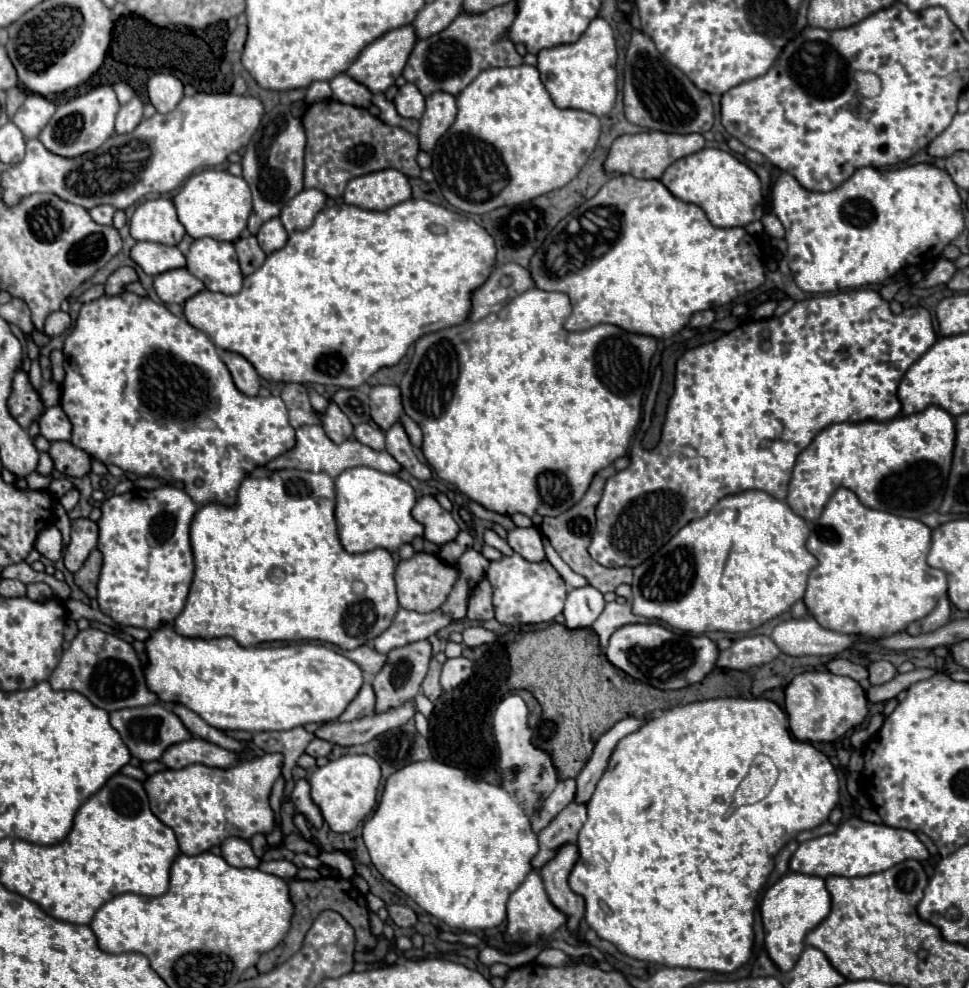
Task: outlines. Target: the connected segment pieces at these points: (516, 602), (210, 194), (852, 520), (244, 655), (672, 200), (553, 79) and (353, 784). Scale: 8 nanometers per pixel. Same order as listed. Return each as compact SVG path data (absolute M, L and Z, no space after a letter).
M519 554L503 556L501 562L489 564L487 578L493 586L495 620L499 624L517 626L517 624L553 622L563 612L563 604L567 598L567 584L549 562L533 564L521 558Z
M201 170L193 174L173 198L179 222L191 238L211 236L215 240L235 242L247 226L251 214L251 190L243 178L225 170Z
M839 488L827 502L823 514L811 524L807 550L819 564L809 574L803 602L811 616L833 632L859 632L859 636L891 636L903 632L911 622L927 616L937 600L947 594L945 572L935 570L925 562L929 548L931 530L923 522L871 510L863 506L851 490Z
M171 624L155 630L145 640L147 688L157 694L161 702L183 704L199 714L209 726L217 730L247 730L273 732L305 726L307 722L331 722L347 708L363 686L361 668L343 654L323 644L289 644L279 648L243 648L233 638L185 638L173 630Z
M621 174L621 176L611 178L593 198L583 202L571 214L567 214L551 230L547 240L541 244L541 248L529 260L529 272L531 272L531 278L533 278L533 282L535 282L535 286L539 290L563 292L563 294L569 296L573 312L571 312L571 316L565 322L565 330L577 332L577 330L587 330L587 328L591 328L595 324L615 324L615 326L619 326L619 328L623 328L627 332L635 332L635 334L643 334L643 336L651 336L651 338L671 338L673 334L677 334L681 328L685 328L689 324L689 318L695 312L701 312L701 310L707 310L707 308L715 308L715 306L723 306L723 304L735 300L737 296L755 290L765 280L759 244L757 244L757 240L751 234L745 232L745 228L717 228L711 222L707 222L707 216L705 216L705 212L699 206L681 202L659 180L639 180L639 178L631 176L631 174Z
M595 18L577 42L545 48L537 54L541 82L545 84L557 108L577 108L595 116L605 116L613 110L617 98L617 48L613 28L607 20Z
M341 756L311 774L311 800L315 806L319 806L323 820L333 832L353 832L365 820L365 816L371 814L377 802L379 780L381 768L371 756Z

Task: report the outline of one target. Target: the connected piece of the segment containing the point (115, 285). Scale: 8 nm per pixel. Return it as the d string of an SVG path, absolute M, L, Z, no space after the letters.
M119 268L115 274L109 276L109 280L105 282L105 294L121 294L123 292L123 286L127 282L135 282L137 280L137 274L133 268Z

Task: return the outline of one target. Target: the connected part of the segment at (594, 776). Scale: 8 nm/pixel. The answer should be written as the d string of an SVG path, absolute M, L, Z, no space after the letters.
M625 718L625 720L617 722L607 734L603 734L599 738L599 742L595 744L595 750L593 750L589 762L585 764L585 768L575 778L575 782L577 782L575 802L577 804L587 804L589 802L589 798L591 798L591 794L595 790L595 784L599 782L599 778L603 776L603 772L607 768L607 762L609 762L609 756L611 756L615 744L623 736L635 732L639 726L641 726L641 722L637 718Z

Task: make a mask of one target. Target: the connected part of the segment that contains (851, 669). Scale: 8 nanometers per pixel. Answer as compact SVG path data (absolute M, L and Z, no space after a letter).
M833 658L827 662L827 670L831 674L839 674L839 676L849 676L853 680L863 680L867 678L867 668L863 664L857 664L857 662L851 662L851 660L845 660L845 658Z

